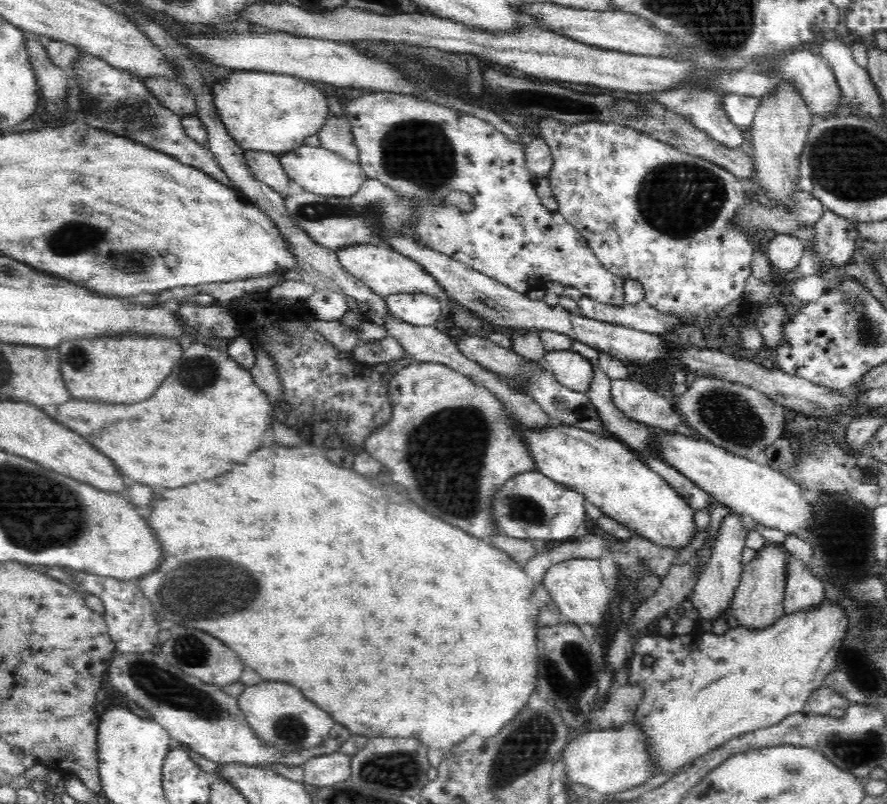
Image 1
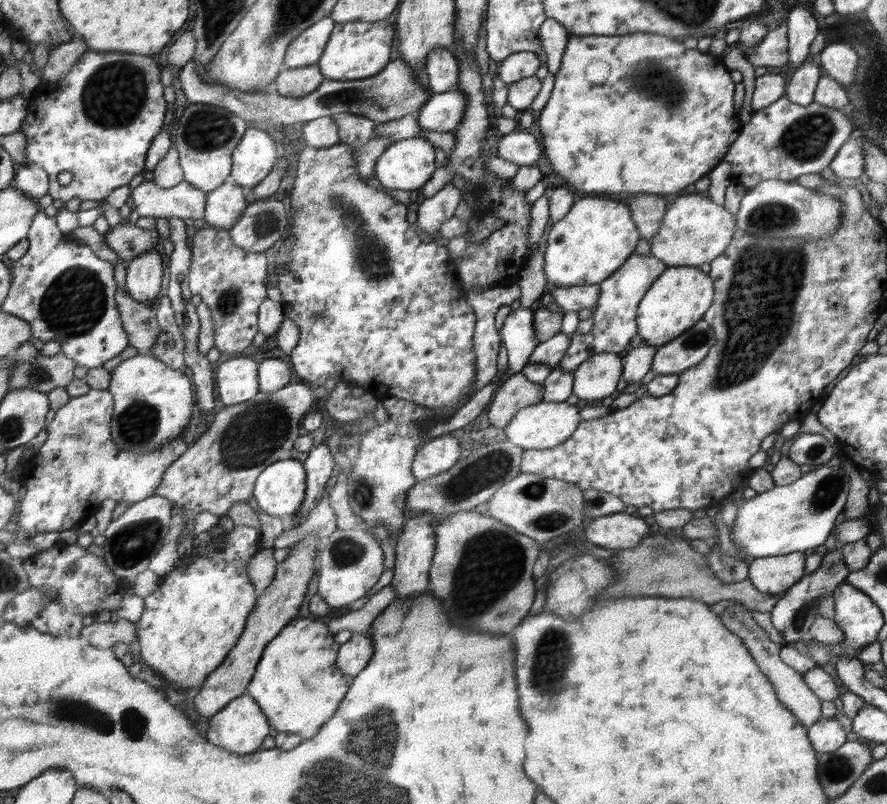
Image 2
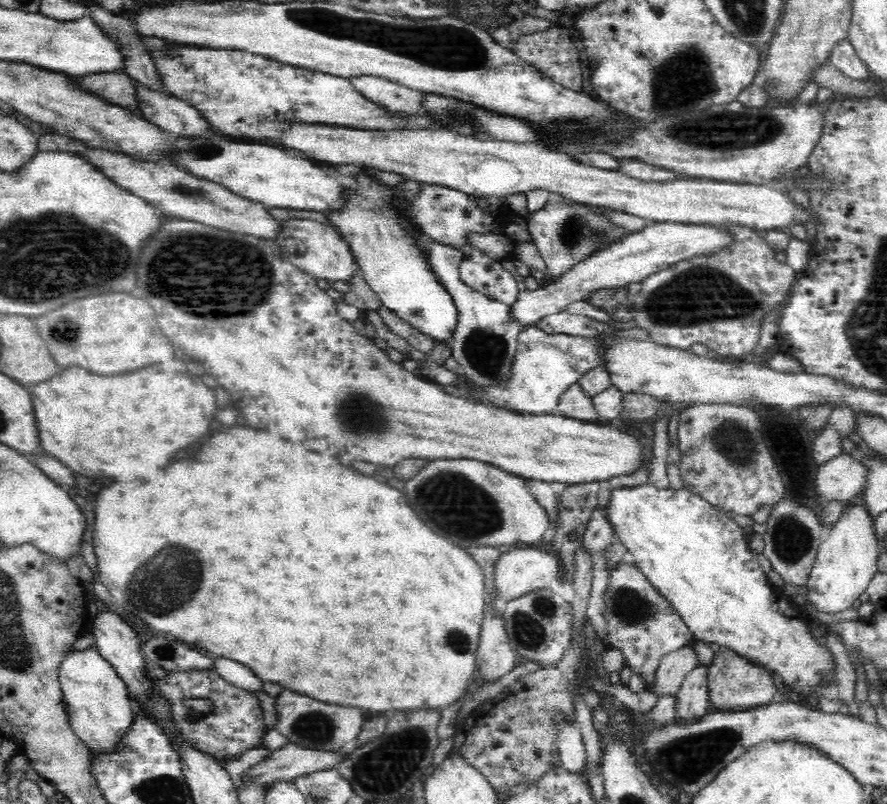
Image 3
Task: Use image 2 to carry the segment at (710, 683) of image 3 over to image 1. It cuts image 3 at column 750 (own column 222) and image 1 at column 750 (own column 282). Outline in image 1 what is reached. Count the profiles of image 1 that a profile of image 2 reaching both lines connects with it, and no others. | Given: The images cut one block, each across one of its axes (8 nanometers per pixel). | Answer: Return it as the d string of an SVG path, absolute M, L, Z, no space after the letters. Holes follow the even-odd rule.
M768 545L757 550L755 557L744 564L742 578L732 599L732 614L746 630L772 627L785 615L784 603L787 582L787 550L783 545Z

